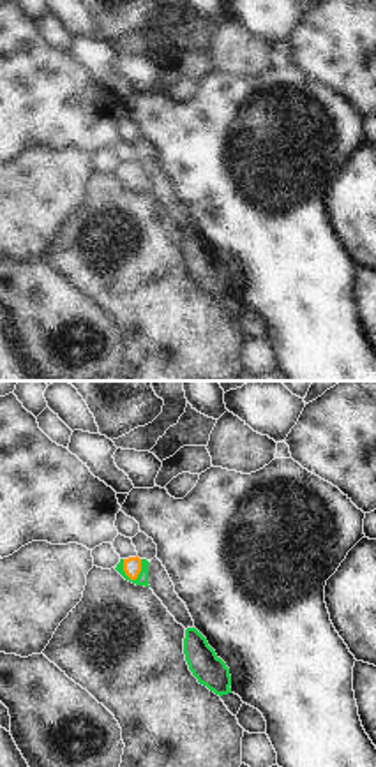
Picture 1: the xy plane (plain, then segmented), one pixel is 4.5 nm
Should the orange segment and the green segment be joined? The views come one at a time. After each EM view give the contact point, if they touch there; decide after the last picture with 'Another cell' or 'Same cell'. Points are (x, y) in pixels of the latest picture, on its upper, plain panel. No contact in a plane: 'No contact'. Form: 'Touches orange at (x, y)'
Touches orange at (124, 175)

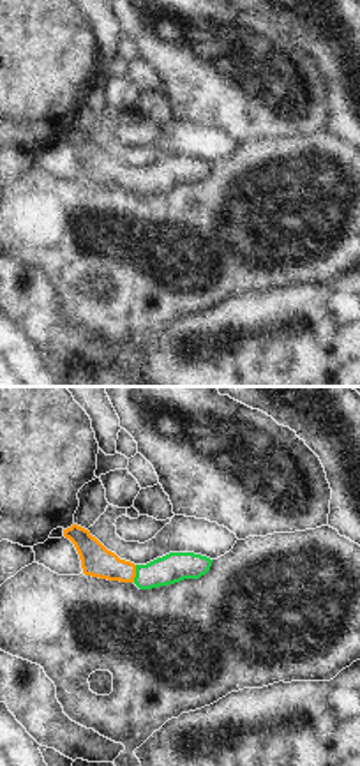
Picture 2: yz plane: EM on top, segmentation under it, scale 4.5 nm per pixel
Touches orange at (134, 179)

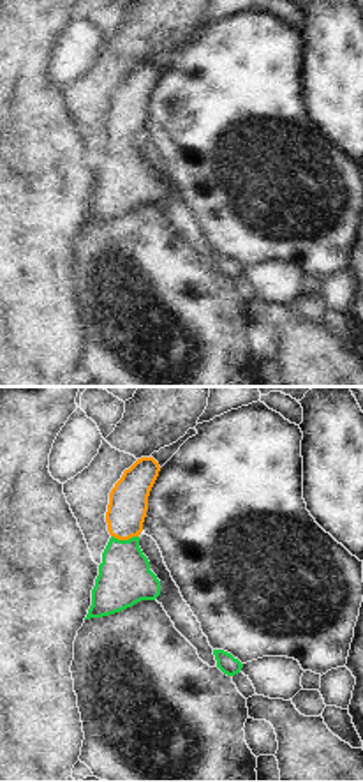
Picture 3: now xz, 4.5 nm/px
Touches orange at (125, 143)

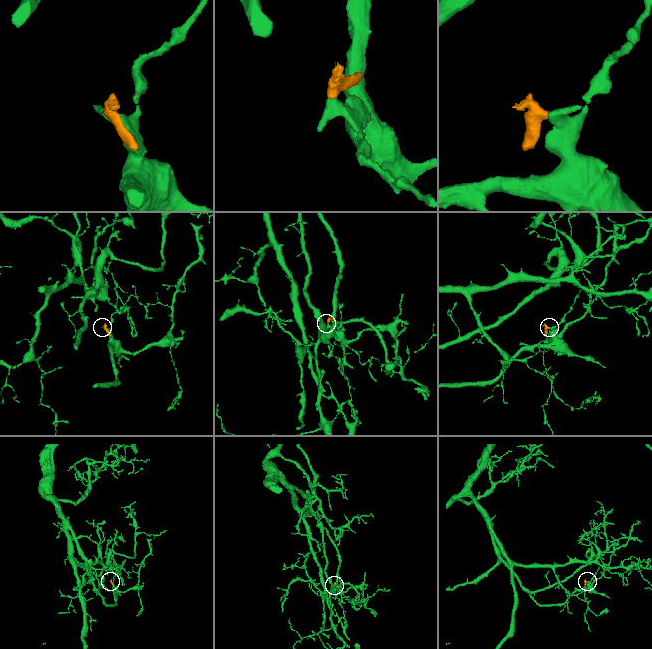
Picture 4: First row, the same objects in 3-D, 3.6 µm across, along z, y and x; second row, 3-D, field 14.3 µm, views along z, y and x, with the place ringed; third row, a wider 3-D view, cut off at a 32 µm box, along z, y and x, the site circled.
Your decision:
Same cell

